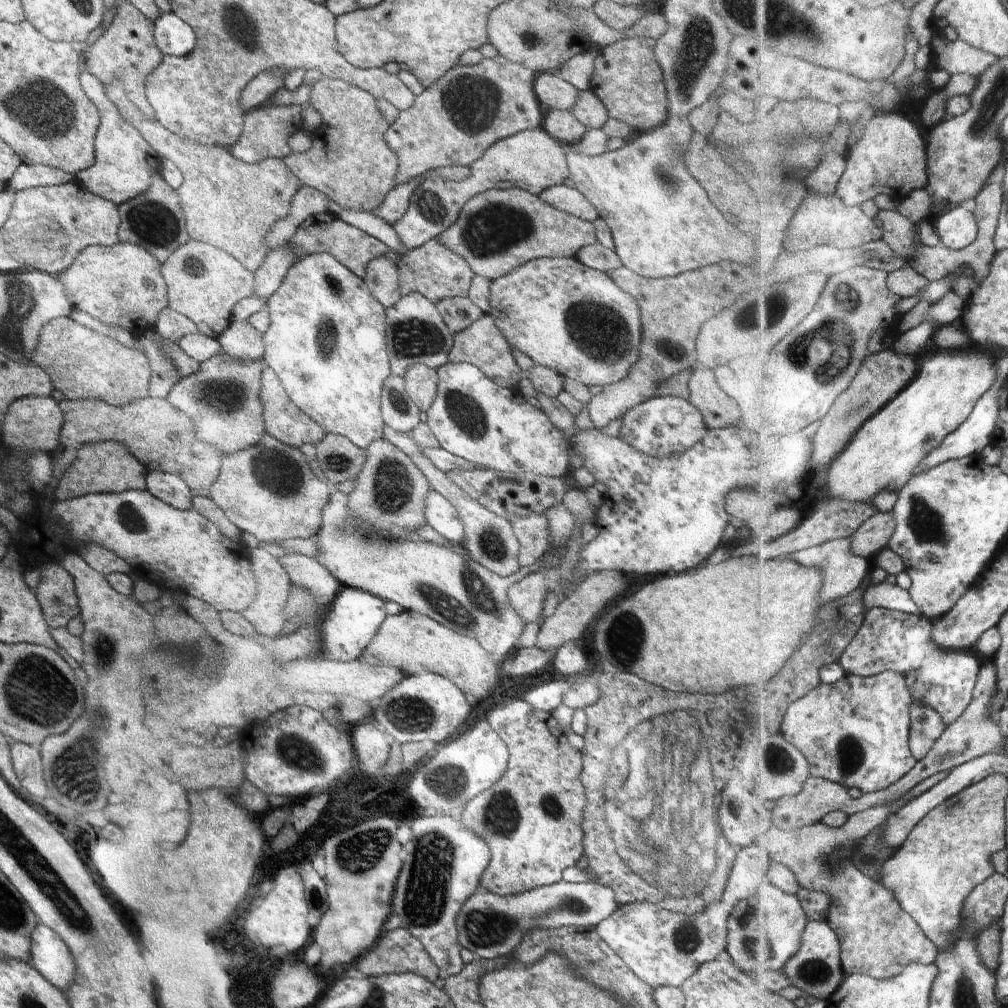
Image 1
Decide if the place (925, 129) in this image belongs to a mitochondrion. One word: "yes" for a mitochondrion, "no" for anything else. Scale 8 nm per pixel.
no

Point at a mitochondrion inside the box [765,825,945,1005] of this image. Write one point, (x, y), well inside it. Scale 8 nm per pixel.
(814, 971)

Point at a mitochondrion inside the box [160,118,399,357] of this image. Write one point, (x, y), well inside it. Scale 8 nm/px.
(196, 267)

